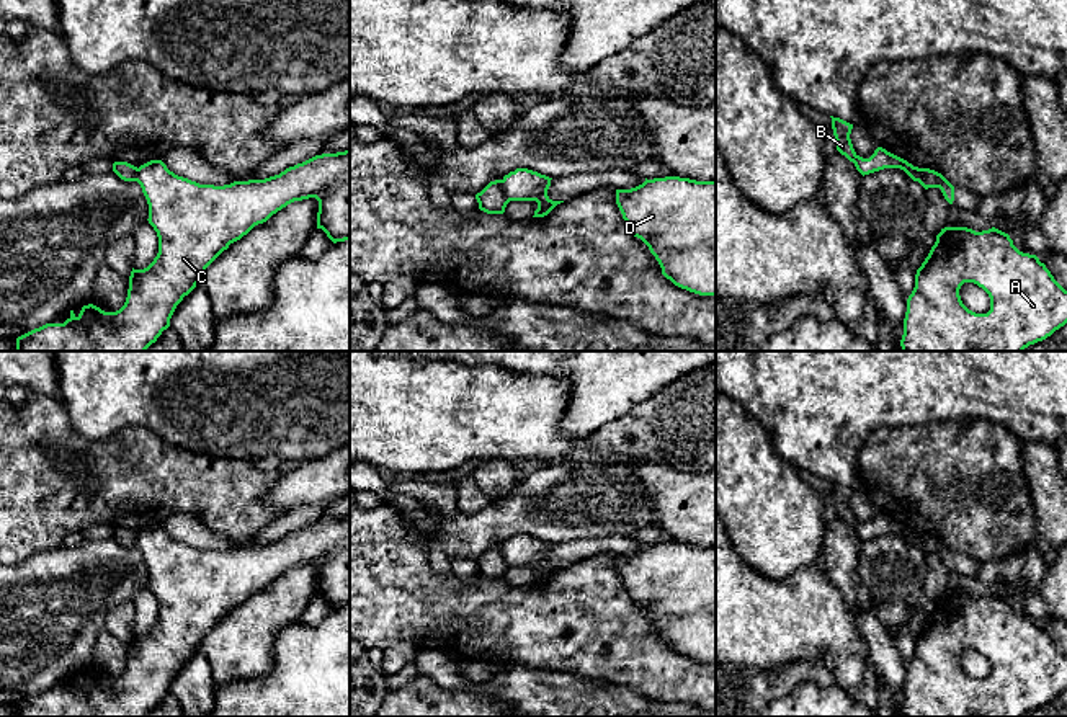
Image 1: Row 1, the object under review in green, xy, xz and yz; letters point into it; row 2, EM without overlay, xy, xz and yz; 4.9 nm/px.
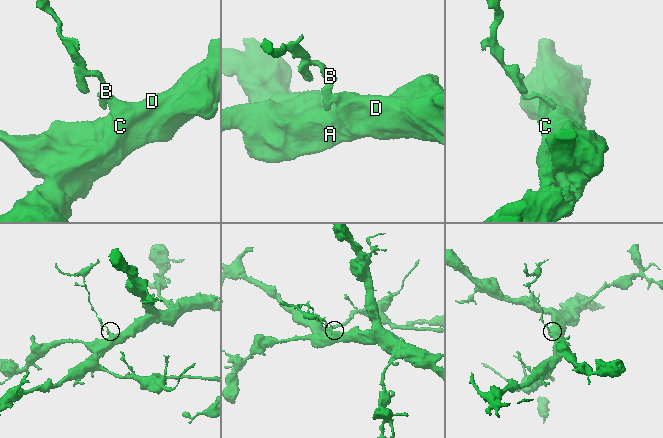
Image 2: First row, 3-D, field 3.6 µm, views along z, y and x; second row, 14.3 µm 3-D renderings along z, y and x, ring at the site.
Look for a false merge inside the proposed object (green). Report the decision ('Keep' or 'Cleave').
Cleave

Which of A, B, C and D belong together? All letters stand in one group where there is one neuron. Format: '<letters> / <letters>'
A C D / B

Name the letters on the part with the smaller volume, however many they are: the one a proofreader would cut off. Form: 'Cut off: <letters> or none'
Cut off: B

